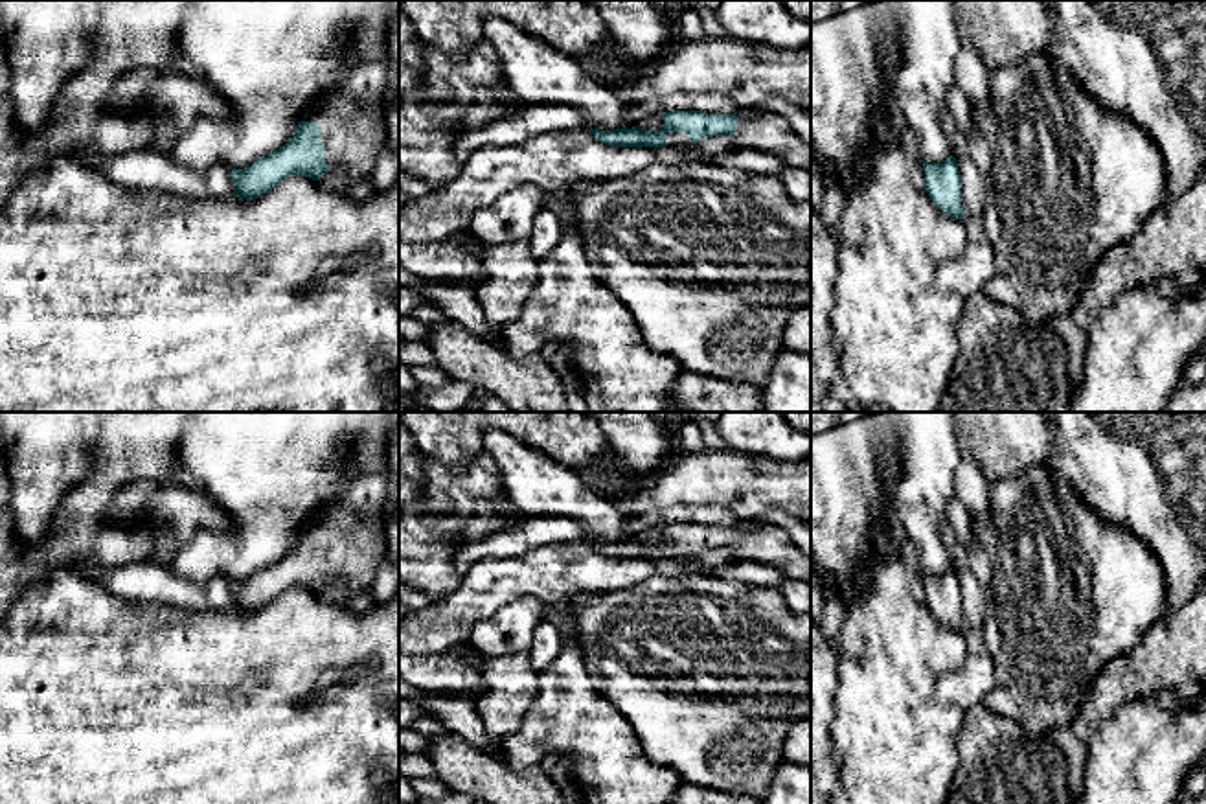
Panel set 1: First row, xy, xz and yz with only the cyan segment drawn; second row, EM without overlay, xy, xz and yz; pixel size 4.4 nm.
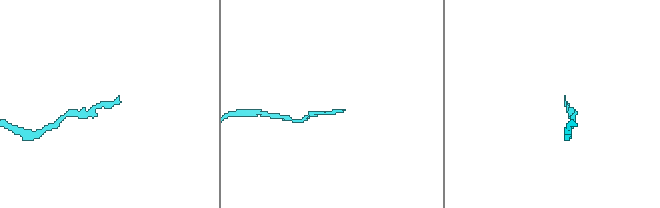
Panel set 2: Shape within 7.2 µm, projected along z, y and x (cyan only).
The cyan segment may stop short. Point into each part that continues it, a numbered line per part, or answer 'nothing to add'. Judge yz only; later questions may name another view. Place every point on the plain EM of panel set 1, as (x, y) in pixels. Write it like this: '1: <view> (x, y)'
nothing to add

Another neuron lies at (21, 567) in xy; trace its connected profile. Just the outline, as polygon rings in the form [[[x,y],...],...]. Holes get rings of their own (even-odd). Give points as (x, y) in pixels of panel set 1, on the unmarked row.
[[[85,478],[61,500],[50,537],[37,548],[26,548],[15,539],[13,511],[0,510],[0,622],[11,603],[33,583],[44,581],[70,550],[61,545],[61,532],[79,519],[97,515],[108,493]]]

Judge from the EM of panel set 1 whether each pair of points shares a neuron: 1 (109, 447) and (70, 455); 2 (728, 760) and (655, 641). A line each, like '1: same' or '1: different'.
1: different
2: same

